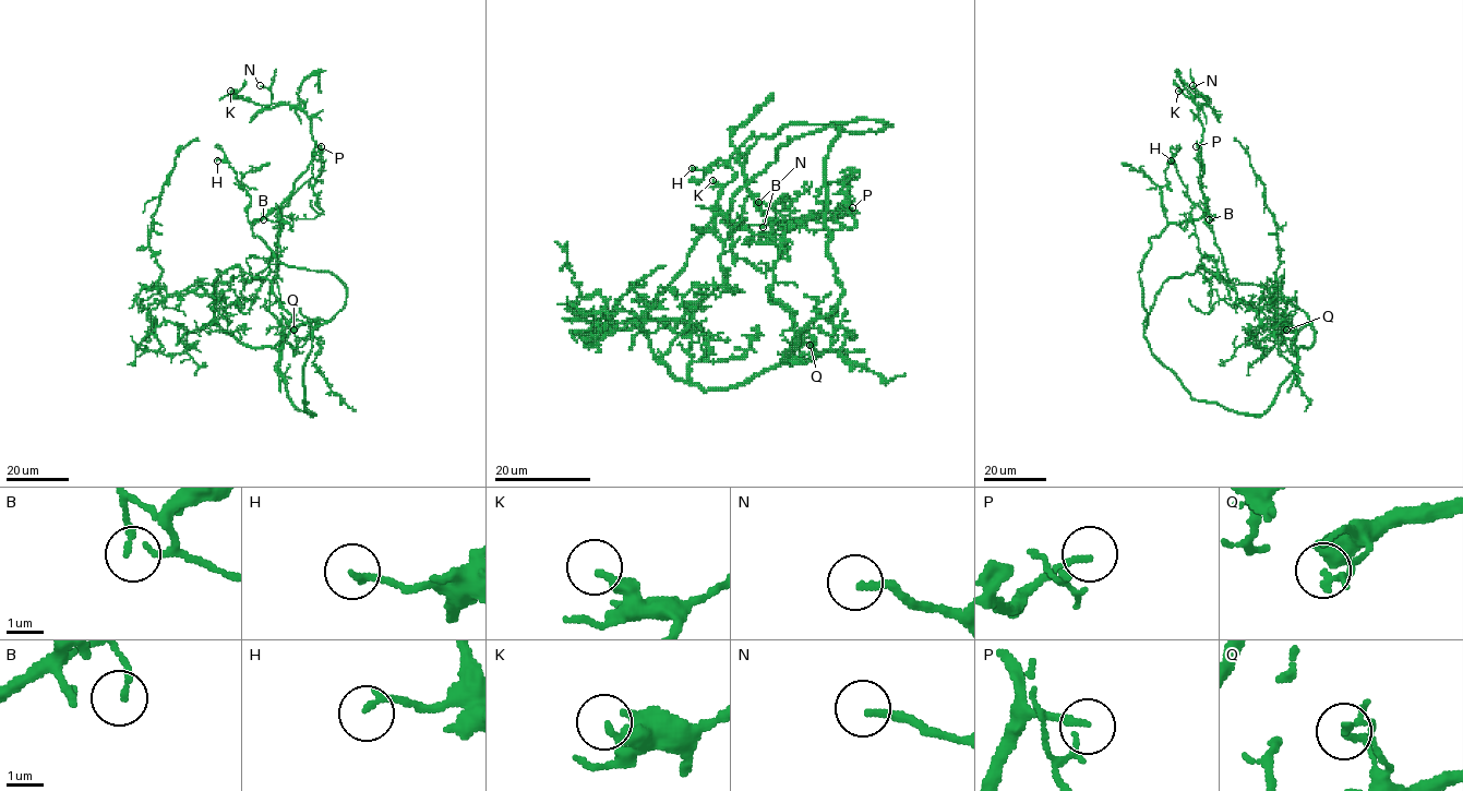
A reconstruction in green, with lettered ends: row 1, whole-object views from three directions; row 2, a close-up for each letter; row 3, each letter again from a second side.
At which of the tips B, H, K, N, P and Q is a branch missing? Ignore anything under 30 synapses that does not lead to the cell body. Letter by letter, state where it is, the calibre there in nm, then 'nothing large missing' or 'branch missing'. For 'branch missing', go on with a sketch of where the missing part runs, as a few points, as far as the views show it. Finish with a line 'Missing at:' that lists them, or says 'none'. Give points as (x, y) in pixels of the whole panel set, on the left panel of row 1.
B: (263, 219) | 160 nm | nothing large missing
H: (217, 160) | 180 nm | nothing large missing
K: (230, 91) | 300 nm | nothing large missing
N: (260, 85) | 190 nm | branch missing | (260, 85), (228, 75)
P: (321, 146) | 160 nm | branch missing | (321, 146), (340, 141), (345, 143), (343, 146)
Q: (294, 330) | 170 nm | nothing large missing
Missing at: N, P

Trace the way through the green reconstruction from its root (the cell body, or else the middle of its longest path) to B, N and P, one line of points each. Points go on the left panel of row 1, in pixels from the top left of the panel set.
B: (283, 335), (283, 324), (267, 310), (271, 280), (279, 264), (280, 223), (263, 215), (263, 219)
N: (283, 335), (267, 310), (279, 264), (277, 234), (315, 142), (308, 116), (272, 103), (260, 85)
P: (283, 335), (283, 324), (267, 310), (279, 264), (282, 210), (313, 148), (321, 146)

